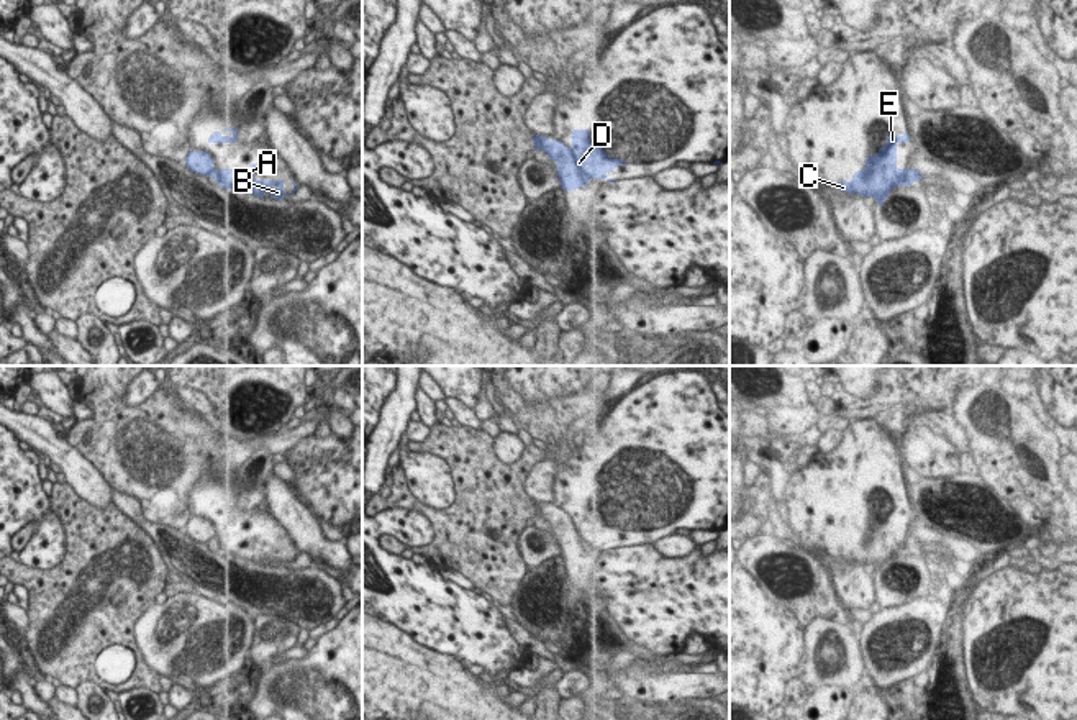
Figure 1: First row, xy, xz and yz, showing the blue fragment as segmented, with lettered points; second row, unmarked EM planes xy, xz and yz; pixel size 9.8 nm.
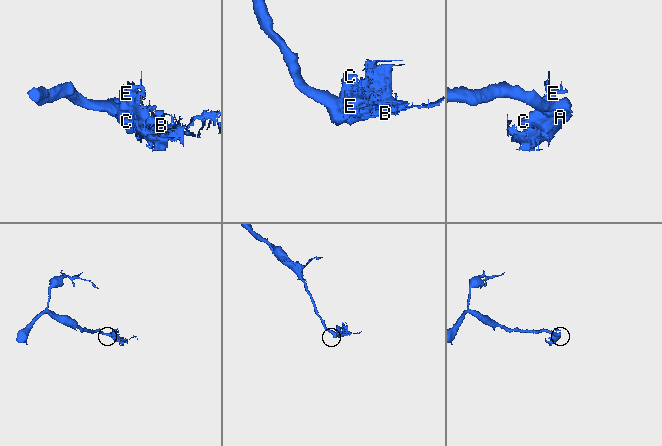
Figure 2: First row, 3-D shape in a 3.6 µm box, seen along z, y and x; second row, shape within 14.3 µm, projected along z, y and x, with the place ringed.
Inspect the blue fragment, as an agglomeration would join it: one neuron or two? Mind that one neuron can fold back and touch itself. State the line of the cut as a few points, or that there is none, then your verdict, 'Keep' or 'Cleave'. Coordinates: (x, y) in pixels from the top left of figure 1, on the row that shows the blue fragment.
Split along xz (569, 148), (586, 153), (587, 179). Cleave.

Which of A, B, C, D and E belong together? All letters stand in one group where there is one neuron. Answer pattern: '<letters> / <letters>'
A B C E / D

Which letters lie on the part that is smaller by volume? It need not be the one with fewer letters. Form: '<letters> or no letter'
A, B, C, E.

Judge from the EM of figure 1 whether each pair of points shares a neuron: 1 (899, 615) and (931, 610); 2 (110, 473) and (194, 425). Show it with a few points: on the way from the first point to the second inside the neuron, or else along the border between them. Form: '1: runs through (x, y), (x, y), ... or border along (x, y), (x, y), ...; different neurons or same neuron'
1: runs through (907, 615), (917, 615), (923, 610); same neuron
2: runs through (118, 446), (125, 438), (168, 427); same neuron

